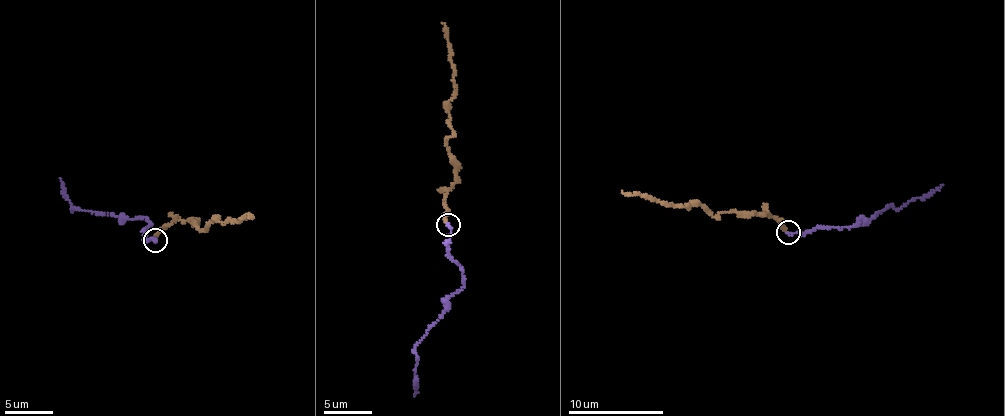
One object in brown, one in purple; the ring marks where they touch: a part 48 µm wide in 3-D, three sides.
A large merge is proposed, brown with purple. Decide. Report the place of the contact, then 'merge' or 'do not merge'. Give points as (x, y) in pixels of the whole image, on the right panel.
at (788, 232); merge

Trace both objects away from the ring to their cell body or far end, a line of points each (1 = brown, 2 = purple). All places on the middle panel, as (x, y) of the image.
1: (446, 225), (455, 92), (442, 23)
2: (449, 225), (446, 251), (460, 267), (464, 287), (447, 301), (447, 310), (415, 347), (414, 396)

